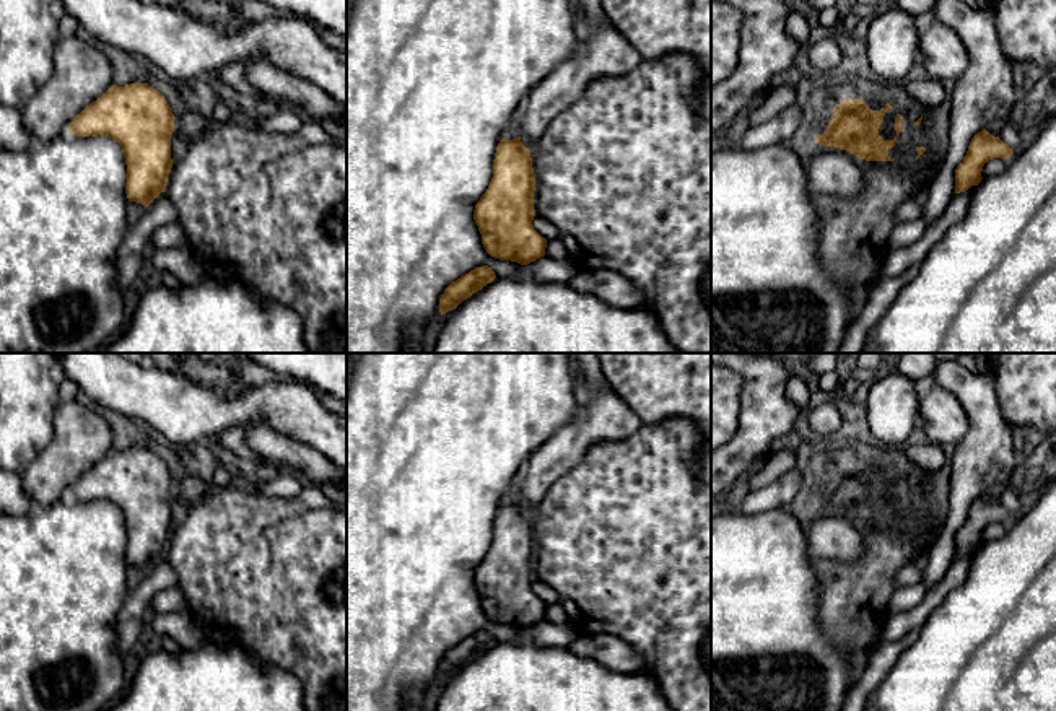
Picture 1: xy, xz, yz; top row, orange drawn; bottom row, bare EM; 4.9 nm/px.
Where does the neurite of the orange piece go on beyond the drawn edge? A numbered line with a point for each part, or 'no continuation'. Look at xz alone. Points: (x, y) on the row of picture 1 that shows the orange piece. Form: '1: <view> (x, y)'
no continuation

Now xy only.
no continuation

